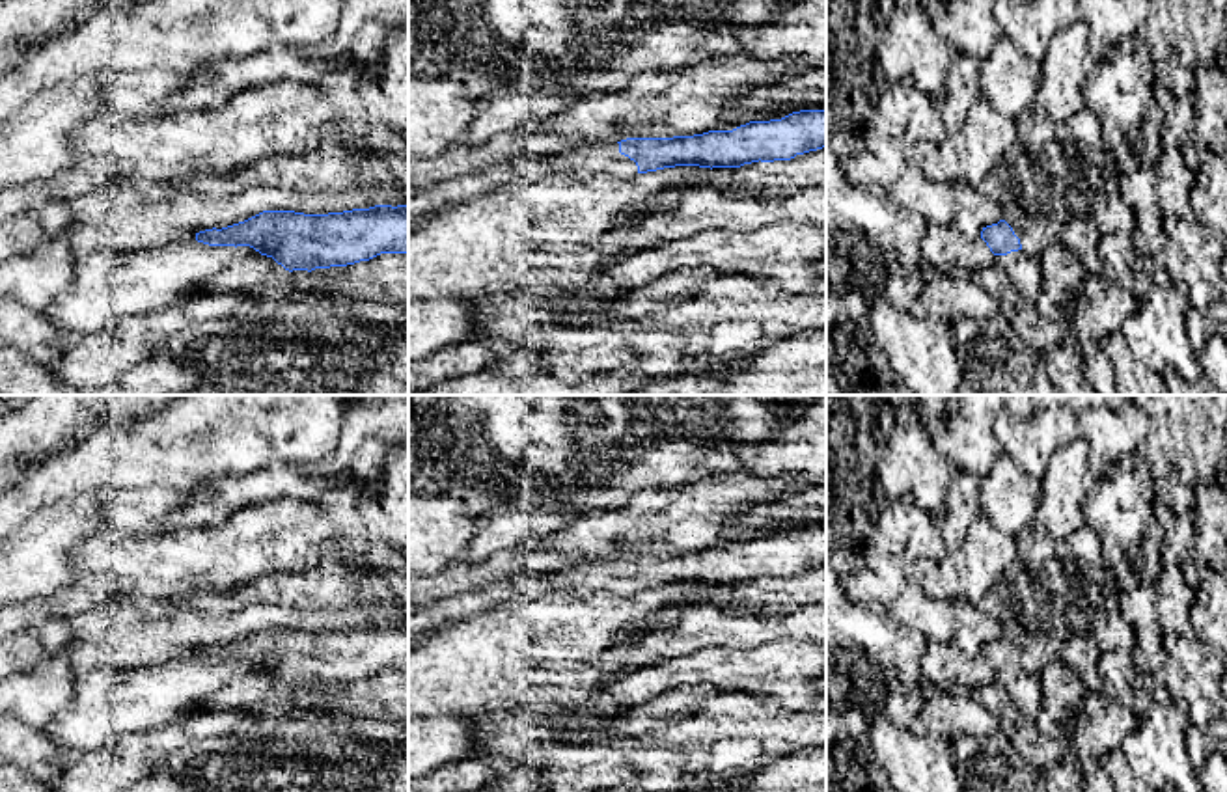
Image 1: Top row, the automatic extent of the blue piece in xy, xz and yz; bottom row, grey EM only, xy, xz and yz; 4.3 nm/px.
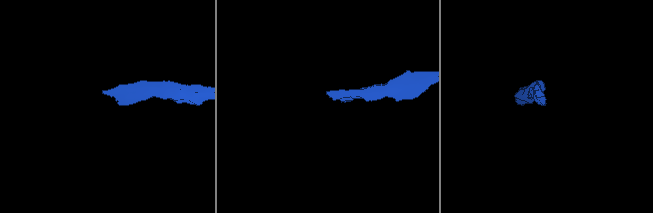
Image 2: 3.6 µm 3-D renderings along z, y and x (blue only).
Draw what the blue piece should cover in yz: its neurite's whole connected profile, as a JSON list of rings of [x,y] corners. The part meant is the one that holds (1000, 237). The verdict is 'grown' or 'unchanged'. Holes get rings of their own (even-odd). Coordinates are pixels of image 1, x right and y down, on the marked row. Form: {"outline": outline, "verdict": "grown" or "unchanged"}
{"outline": [[[1005,220],[983,227],[981,239],[996,255],[996,265],[1005,270],[1014,287],[1027,300],[1035,302],[1042,291],[1041,259],[1031,257],[1022,250],[1020,239],[1014,235],[1013,227]]], "verdict": "grown"}

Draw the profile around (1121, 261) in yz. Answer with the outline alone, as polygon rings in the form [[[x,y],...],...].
[[[1102,235],[1098,242],[1098,255],[1104,266],[1104,276],[1121,285],[1137,302],[1141,302],[1147,291],[1158,283],[1143,270],[1143,255],[1136,250],[1130,235]]]

